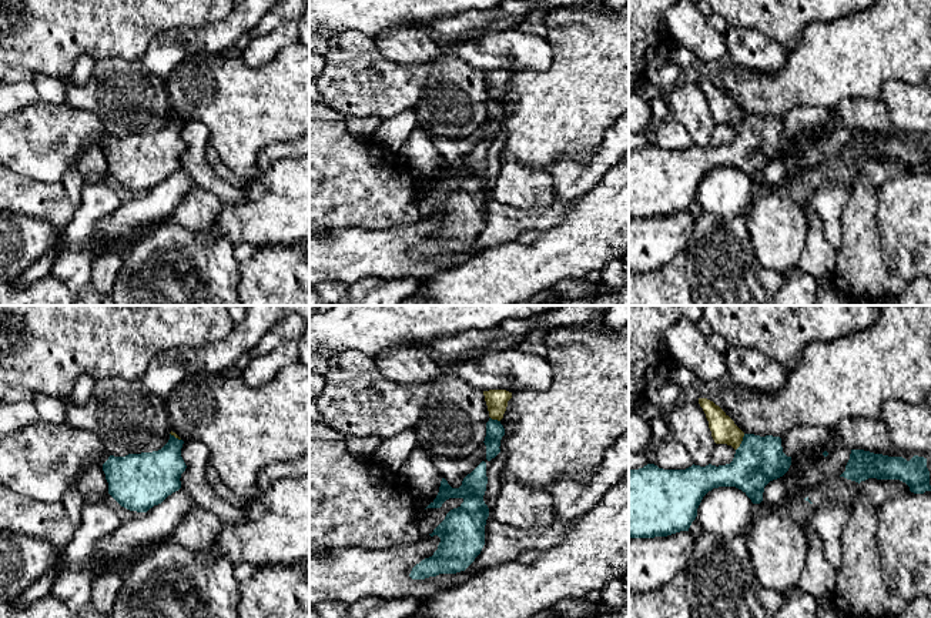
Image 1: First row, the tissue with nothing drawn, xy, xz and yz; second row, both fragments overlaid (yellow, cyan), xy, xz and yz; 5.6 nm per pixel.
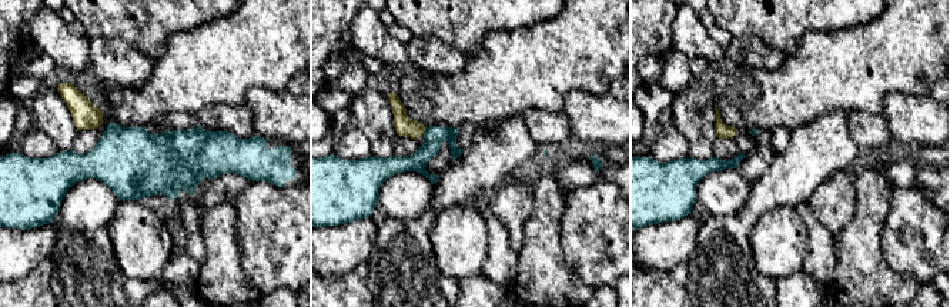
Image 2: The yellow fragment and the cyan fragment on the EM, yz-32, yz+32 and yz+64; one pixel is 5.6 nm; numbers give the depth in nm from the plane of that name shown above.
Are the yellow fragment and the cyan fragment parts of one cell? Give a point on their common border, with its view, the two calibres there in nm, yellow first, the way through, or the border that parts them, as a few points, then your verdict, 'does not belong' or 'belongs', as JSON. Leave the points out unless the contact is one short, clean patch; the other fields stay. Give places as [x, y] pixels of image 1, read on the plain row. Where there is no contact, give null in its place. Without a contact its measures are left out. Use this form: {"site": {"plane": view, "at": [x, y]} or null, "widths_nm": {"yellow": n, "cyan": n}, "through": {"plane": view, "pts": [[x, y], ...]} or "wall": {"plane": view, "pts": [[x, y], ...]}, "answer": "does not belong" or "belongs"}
{"site": {"plane": "yz", "at": [740, 123]}, "widths_nm": {"yellow": 140, "cyan": 280}, "wall": {"plane": "yz", "pts": [[744, 114], [736, 130]]}, "answer": "does not belong"}

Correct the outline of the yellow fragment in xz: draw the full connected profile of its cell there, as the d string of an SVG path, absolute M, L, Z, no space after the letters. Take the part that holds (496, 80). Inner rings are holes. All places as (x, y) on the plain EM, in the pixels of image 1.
M489 70L483 71L488 86L489 97L500 101L508 87L508 81L512 78L512 73L506 70Z

